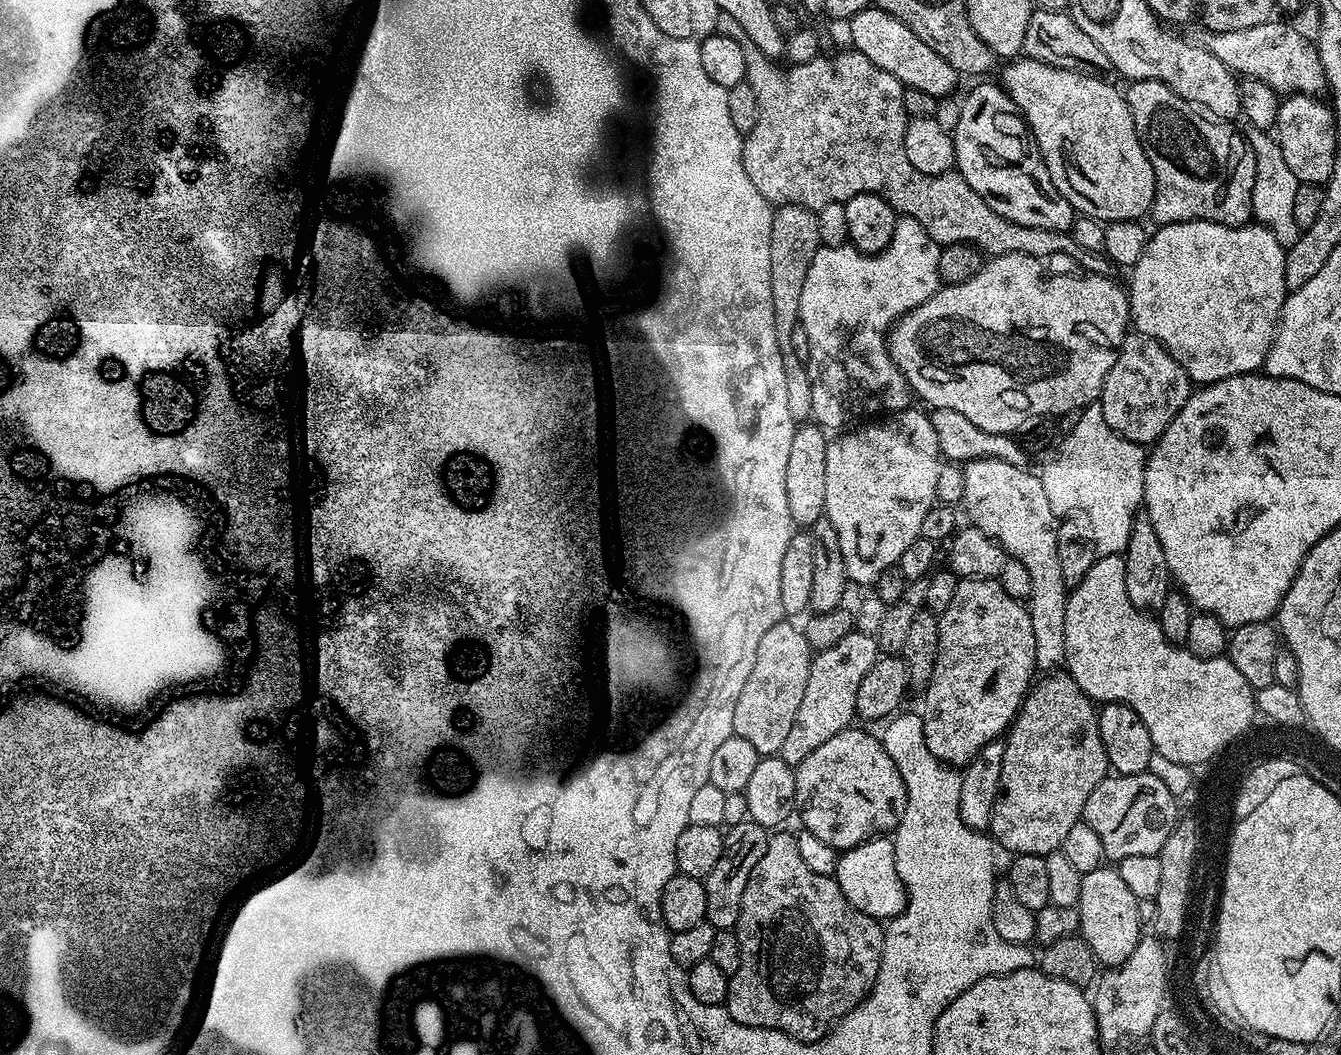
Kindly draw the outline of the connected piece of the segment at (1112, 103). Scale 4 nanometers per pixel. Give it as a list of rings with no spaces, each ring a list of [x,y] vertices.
[[[1016,58],[1005,64],[1008,65],[1004,68],[1002,87],[1016,103],[1016,111],[1023,115],[1028,129],[1036,139],[1054,186],[1072,203],[1073,209],[1081,216],[1101,222],[1143,221],[1143,216],[1147,217],[1152,211],[1156,179],[1150,158],[1146,158],[1146,150],[1138,138],[1127,95],[1108,84],[1112,82],[1107,79],[1087,76],[1074,70],[1062,70],[1046,62]]]

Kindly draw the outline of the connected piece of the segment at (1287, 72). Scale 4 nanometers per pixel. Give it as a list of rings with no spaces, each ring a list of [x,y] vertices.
[[[1279,18],[1268,20],[1262,26],[1250,26],[1250,30],[1209,32],[1202,43],[1233,74],[1266,82],[1275,92],[1319,97],[1320,91],[1325,91],[1324,67],[1315,43],[1308,41],[1294,25],[1283,24]]]

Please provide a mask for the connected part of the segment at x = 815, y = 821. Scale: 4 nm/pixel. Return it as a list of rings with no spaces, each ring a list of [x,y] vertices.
[[[849,726],[834,734],[795,767],[796,808],[798,816],[800,812],[803,827],[837,850],[847,850],[881,834],[891,833],[900,824],[908,801],[908,791],[902,782],[902,774],[898,774],[894,758],[886,754],[883,739],[876,737],[875,740],[870,733],[856,727]]]

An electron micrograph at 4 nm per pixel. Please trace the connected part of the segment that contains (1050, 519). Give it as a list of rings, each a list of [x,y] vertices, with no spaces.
[[[978,459],[967,461],[963,467],[964,497],[962,508],[968,511],[971,527],[982,530],[996,541],[1009,557],[1022,562],[1032,579],[1032,594],[1026,601],[1030,614],[1030,626],[1034,626],[1034,658],[1041,673],[1052,674],[1065,667],[1066,658],[1066,606],[1070,589],[1062,578],[1062,562],[1058,562],[1058,517],[1050,510],[1046,490],[1037,473],[1026,471],[1025,467],[1001,459]]]

